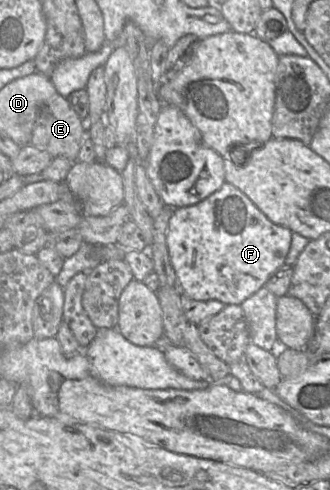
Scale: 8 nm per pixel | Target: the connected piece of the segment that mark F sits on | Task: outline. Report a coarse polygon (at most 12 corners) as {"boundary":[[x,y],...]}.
{"boundary":[[229,183],[173,209],[184,296],[241,305],[292,231]]}

